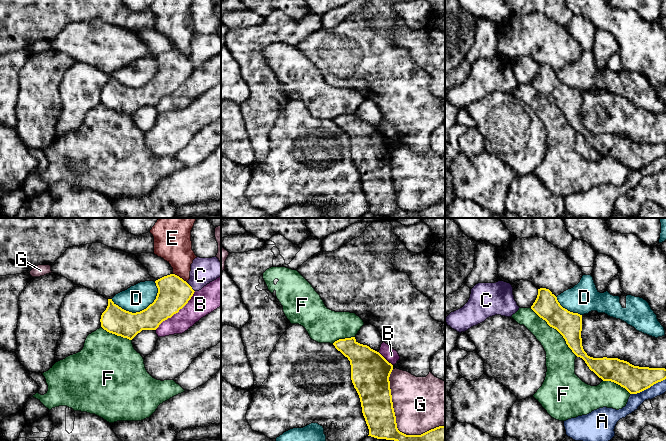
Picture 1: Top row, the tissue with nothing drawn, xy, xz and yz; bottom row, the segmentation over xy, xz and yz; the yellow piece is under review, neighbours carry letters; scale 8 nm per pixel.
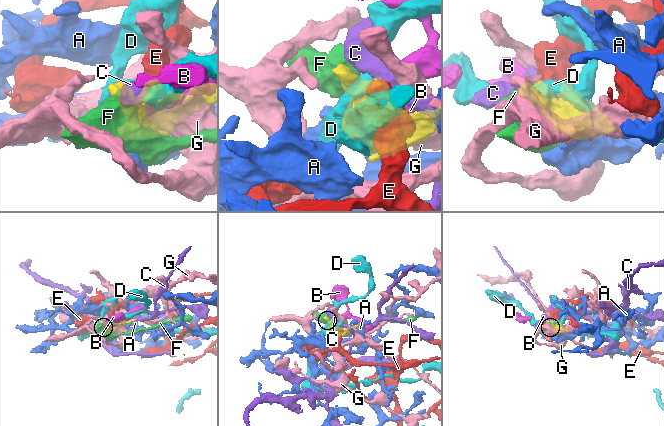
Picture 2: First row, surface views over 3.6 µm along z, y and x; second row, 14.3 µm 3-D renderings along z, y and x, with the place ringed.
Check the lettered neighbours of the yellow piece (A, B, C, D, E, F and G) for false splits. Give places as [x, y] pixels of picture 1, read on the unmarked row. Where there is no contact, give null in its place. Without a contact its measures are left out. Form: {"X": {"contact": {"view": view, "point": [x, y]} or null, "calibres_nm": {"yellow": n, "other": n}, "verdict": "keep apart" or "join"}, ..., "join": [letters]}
{"A": {"contact": {"view": "yz", "point": [648, 163]}, "calibres_nm": {"yellow": 220, "other": 110}, "verdict": "keep apart"}, "B": {"contact": {"view": "xy", "point": [176, 88]}, "calibres_nm": {"yellow": 260, "other": 200}, "verdict": "keep apart"}, "C": {"contact": {"view": "xy", "point": [191, 63]}, "calibres_nm": {"yellow": 260, "other": 200}, "verdict": "keep apart"}, "D": {"contact": {"view": "xy", "point": [138, 88]}, "calibres_nm": {"yellow": 220, "other": 200}, "verdict": "keep apart"}, "E": {"contact": {"view": "xy", "point": [179, 53]}, "calibres_nm": {"yellow": 260, "other": 260}, "verdict": "keep apart"}, "F": {"contact": {"view": "yz", "point": [556, 105]}, "calibres_nm": {"yellow": 200, "other": 240}, "verdict": "keep apart"}, "G": {"contact": {"view": "xz", "point": [395, 198]}, "calibres_nm": {"yellow": 260, "other": 440}, "verdict": "keep apart"}, "join": []}

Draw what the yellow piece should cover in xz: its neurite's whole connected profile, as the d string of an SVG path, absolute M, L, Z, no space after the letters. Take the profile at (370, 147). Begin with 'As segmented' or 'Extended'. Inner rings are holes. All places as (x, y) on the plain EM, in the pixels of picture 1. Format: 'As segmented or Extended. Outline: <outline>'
As segmented. Outline: M355 113L339 115L333 121L350 137L351 156L360 174L362 189L369 205L368 212L396 218L445 218L445 201L421 211L406 211L398 206L389 157L393 141L379 128L358 119Z

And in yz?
As segmented. Outline: M538 65L531 85L556 105L572 128L582 134L589 145L603 157L614 158L630 170L637 170L666 155L665 144L639 143L618 134L588 132L582 122L582 91L563 84L549 65Z

